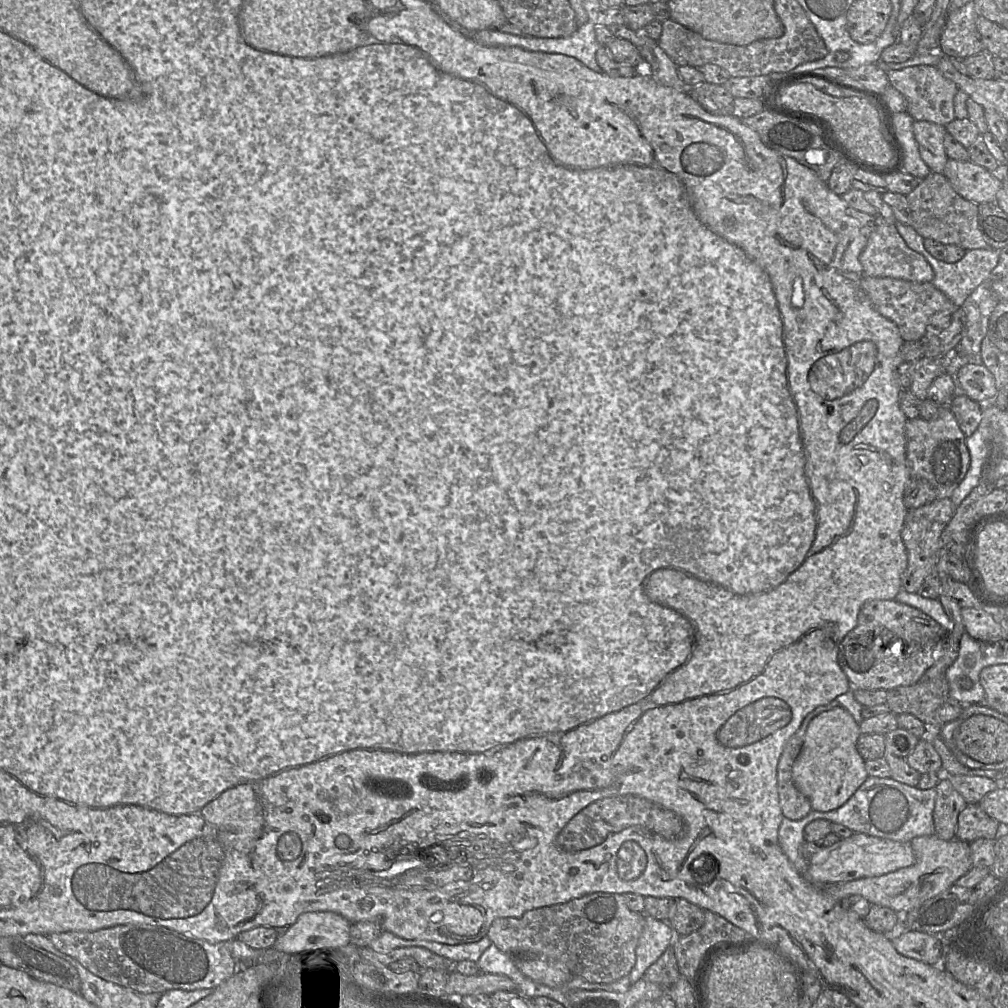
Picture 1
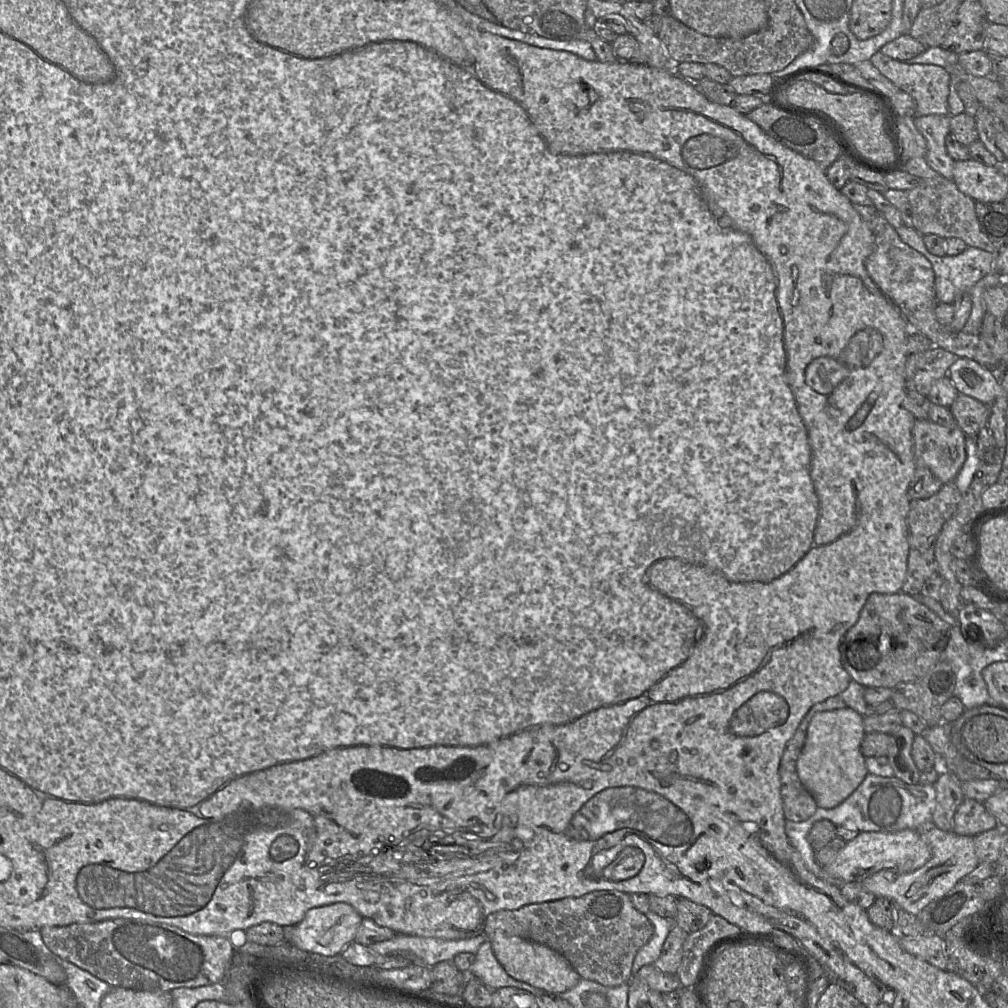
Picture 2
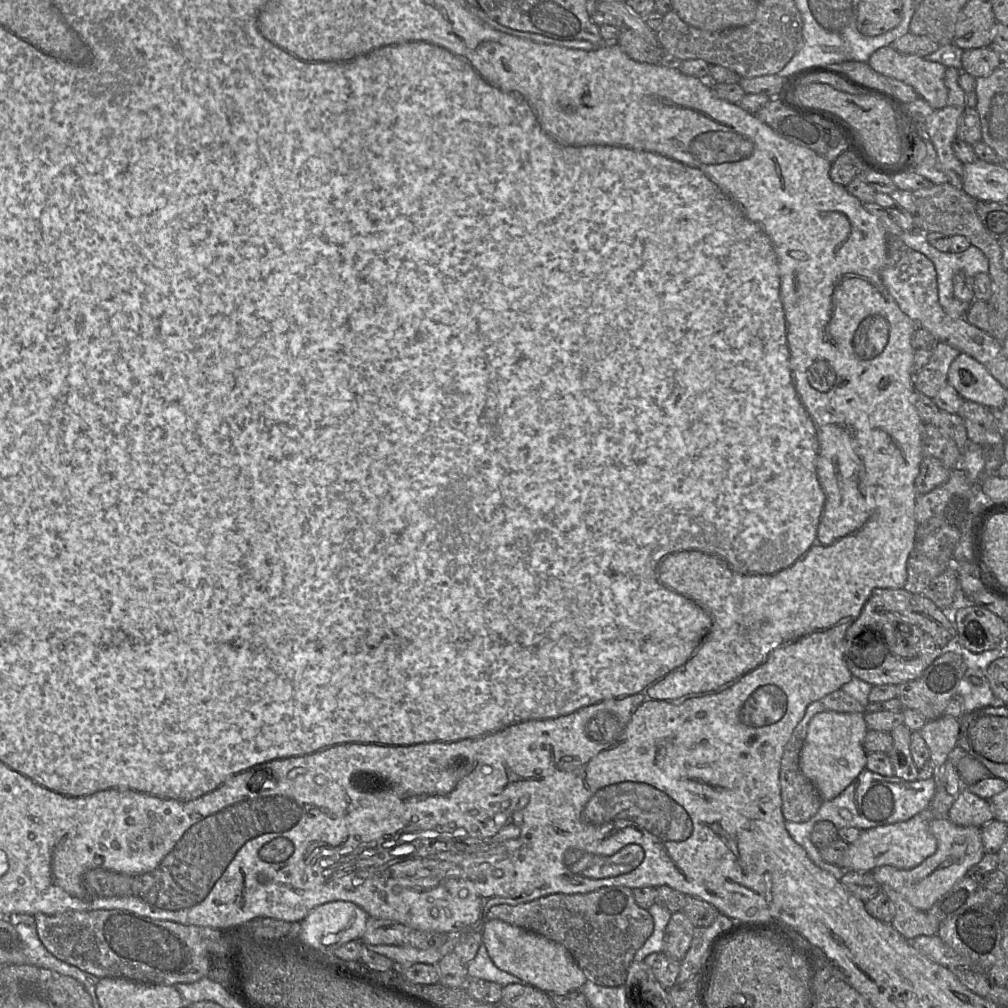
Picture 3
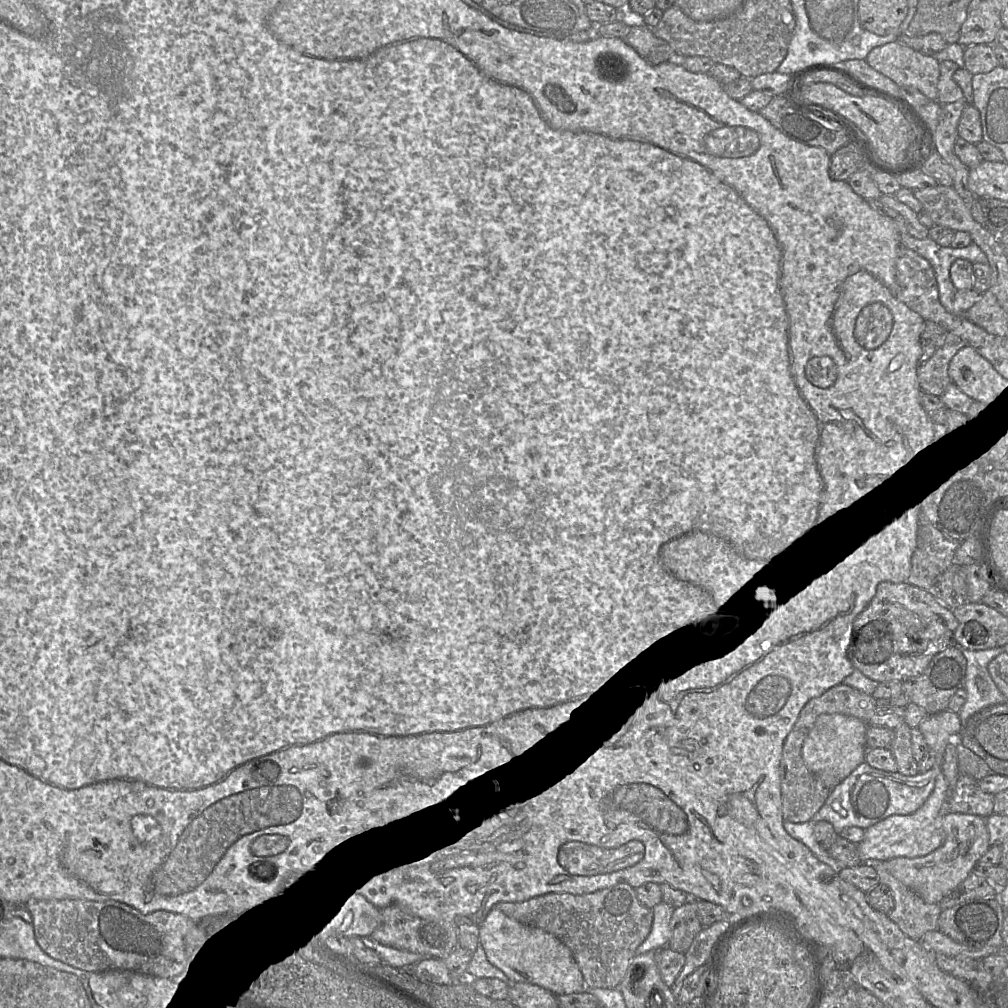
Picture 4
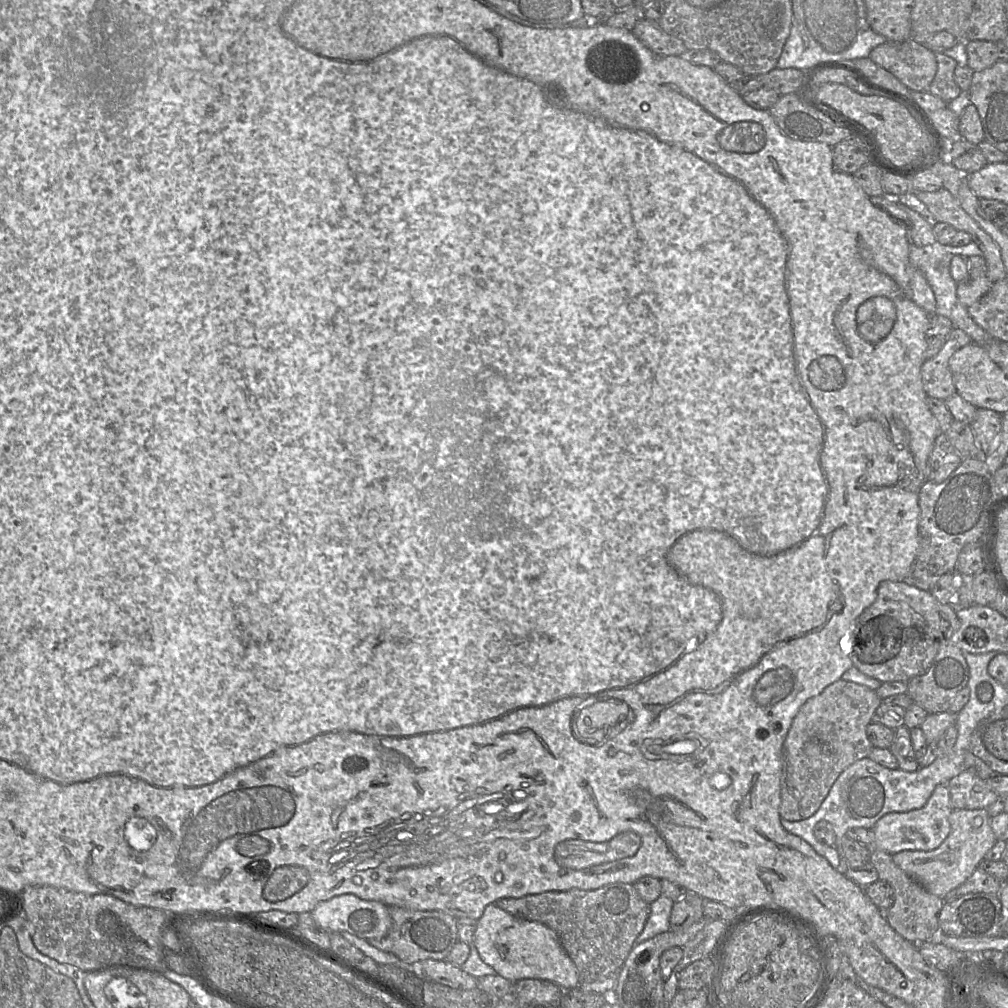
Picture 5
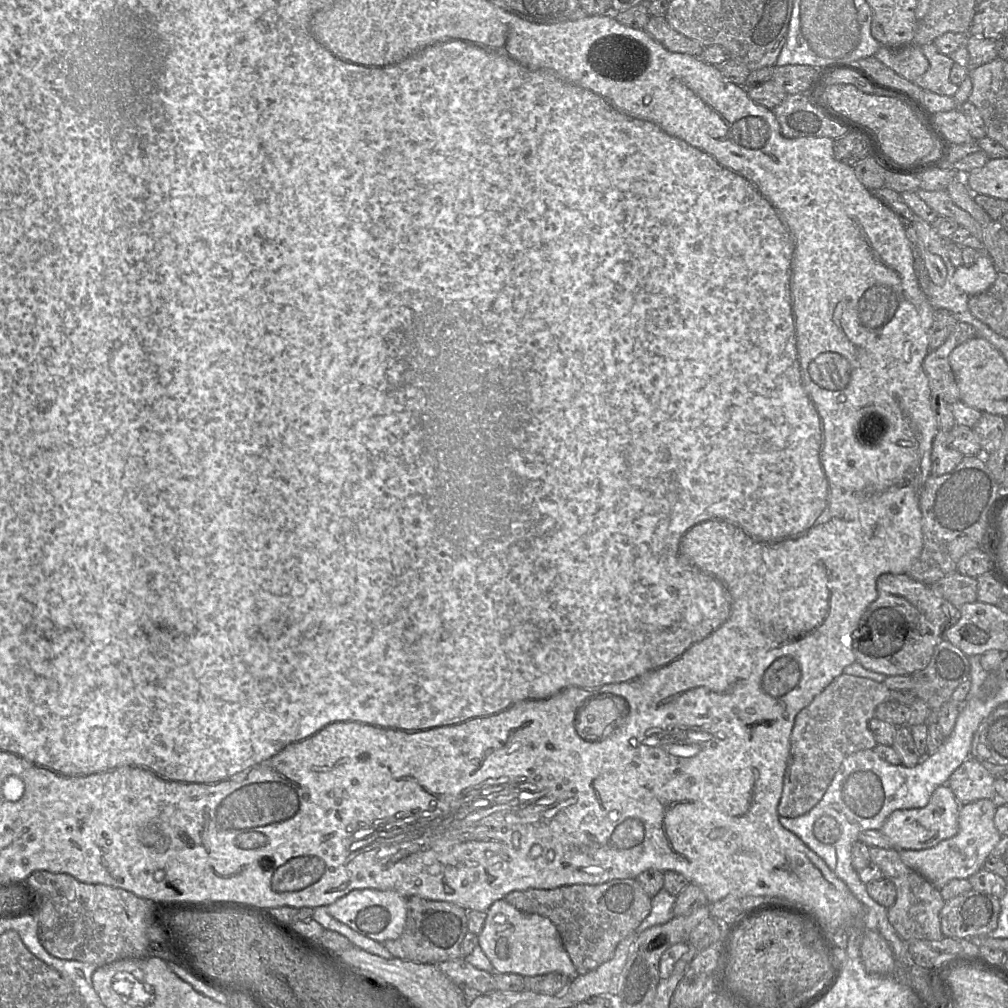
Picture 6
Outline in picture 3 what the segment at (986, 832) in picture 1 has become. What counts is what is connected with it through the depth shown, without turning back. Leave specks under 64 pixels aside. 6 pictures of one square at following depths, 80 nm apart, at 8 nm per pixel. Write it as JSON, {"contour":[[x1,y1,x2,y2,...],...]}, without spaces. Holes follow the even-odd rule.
{"contour":[[963,787,949,810,948,819,957,826,982,828,995,818,987,800]]}

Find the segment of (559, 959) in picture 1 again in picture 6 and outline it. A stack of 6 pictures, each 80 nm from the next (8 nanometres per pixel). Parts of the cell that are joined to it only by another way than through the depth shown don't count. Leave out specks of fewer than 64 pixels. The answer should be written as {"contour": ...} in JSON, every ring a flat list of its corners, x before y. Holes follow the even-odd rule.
{"contour":[[634,878,614,879,598,885,512,891,503,899,519,911,539,914,555,925,578,975,610,960,619,942,641,924,652,908,652,898]]}

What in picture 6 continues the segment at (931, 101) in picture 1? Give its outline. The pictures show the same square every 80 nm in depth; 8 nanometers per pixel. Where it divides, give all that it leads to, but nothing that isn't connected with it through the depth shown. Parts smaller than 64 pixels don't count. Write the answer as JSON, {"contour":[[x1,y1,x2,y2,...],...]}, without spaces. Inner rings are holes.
{"contour":[[914,43,901,47,881,45,874,57,911,82,914,82,929,68,929,61,921,47]]}

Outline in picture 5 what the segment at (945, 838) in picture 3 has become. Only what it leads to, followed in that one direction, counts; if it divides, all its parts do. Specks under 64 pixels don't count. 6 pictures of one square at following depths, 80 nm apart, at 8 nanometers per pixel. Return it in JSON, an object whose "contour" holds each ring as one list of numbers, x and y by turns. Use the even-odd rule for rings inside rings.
{"contour":[[954,809,949,815,949,835,936,849,901,851,892,855,893,861,929,893,944,898,972,875,985,854,996,843,997,840,990,826,991,815,992,810,989,809]]}

